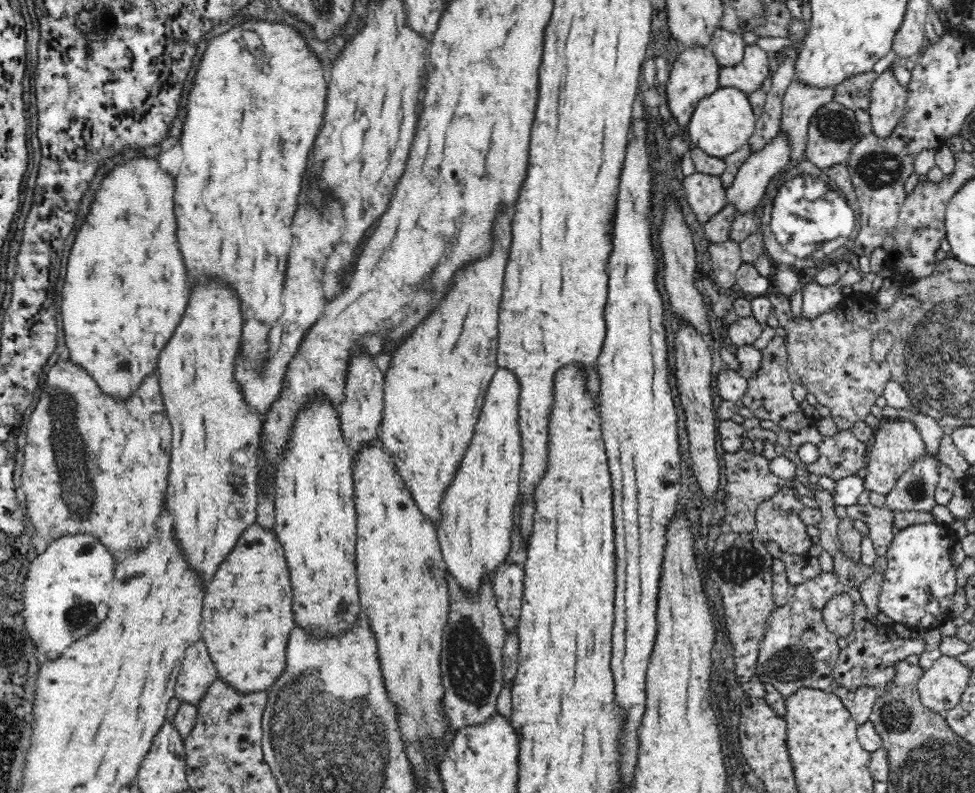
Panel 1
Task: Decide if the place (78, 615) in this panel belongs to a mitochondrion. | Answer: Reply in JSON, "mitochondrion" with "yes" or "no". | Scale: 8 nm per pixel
{"mitochondrion":"yes"}

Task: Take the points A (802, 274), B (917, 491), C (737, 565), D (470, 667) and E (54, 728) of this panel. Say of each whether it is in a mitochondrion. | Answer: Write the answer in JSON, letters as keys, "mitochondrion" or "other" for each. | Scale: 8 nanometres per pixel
{"A":"other","B":"mitochondrion","C":"mitochondrion","D":"mitochondrion","E":"other"}

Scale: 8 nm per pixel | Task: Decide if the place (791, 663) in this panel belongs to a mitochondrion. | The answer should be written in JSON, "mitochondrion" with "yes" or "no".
{"mitochondrion":"yes"}

